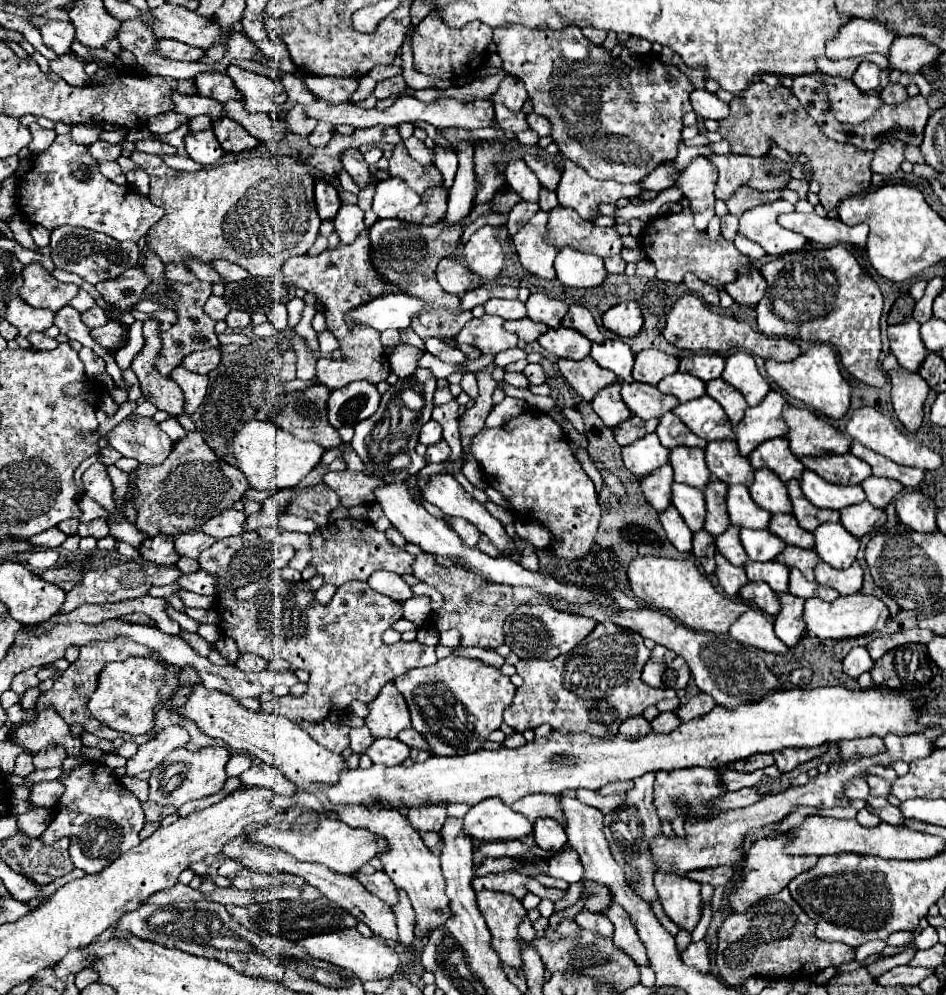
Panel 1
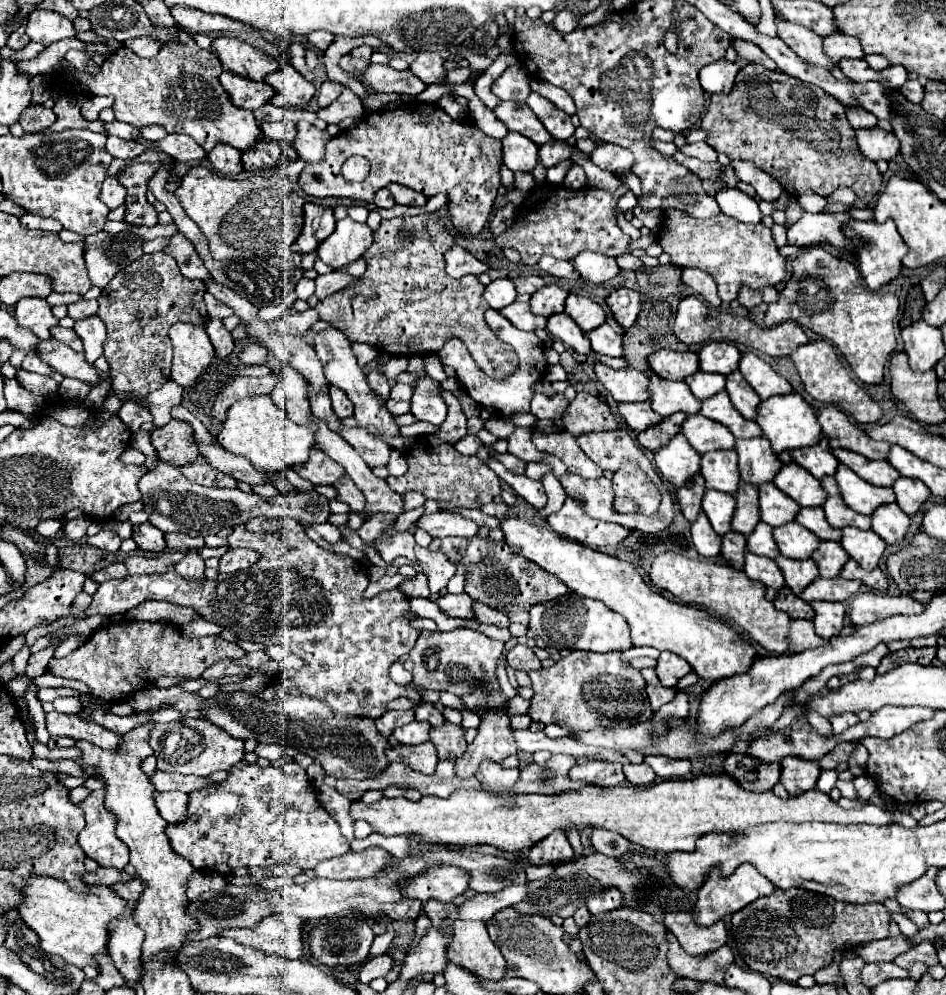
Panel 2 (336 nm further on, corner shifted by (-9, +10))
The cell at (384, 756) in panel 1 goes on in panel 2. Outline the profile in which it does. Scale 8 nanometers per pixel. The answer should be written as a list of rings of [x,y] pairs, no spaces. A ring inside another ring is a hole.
[[[412,721],[404,727],[398,727],[394,731],[394,737],[398,743],[406,743],[406,745],[418,745],[418,743],[426,743],[428,741],[428,731],[430,731],[430,723],[420,723],[420,721]]]

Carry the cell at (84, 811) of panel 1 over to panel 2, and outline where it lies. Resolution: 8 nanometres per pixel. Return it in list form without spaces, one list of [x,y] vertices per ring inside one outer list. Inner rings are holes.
[[[104,789],[92,791],[78,807],[84,811],[86,827],[78,835],[84,853],[102,867],[124,869],[128,863],[128,849],[116,837],[116,815],[104,807]]]

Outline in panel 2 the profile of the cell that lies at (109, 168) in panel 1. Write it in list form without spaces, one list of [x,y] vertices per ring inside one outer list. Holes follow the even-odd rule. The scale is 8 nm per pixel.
[[[118,175],[106,177],[106,181],[102,185],[102,201],[106,201],[106,205],[110,205],[110,209],[116,209],[126,201],[126,187],[118,181]]]

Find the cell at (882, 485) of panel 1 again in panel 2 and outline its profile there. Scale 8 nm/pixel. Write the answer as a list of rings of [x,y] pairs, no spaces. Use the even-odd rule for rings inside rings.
[[[898,477],[896,483],[892,485],[894,493],[896,493],[896,503],[900,505],[900,509],[908,515],[914,515],[920,505],[930,497],[930,491],[926,489],[926,485],[918,479],[908,479],[908,477]]]

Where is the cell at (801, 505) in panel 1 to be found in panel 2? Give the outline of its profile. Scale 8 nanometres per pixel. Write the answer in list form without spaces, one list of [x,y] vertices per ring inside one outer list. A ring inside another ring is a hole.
[[[822,477],[820,483],[822,483],[822,489],[828,493],[822,509],[826,513],[828,523],[834,525],[834,529],[842,529],[842,527],[858,527],[858,529],[864,529],[864,531],[870,529],[870,517],[854,513],[842,501],[842,497],[838,497],[838,485],[836,485],[834,477]]]

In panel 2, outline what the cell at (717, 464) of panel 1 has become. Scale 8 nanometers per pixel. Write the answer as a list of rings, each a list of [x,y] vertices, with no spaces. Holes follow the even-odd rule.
[[[766,437],[736,439],[734,449],[740,457],[740,477],[744,483],[760,485],[772,481],[782,467],[778,457],[772,453],[770,441],[766,441]]]

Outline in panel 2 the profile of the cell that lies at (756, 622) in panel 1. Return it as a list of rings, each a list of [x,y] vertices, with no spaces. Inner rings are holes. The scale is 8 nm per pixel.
[[[806,619],[790,621],[790,631],[788,631],[788,651],[790,653],[800,653],[806,649],[814,649],[818,645],[826,645],[826,641],[814,633],[812,621],[806,621]]]

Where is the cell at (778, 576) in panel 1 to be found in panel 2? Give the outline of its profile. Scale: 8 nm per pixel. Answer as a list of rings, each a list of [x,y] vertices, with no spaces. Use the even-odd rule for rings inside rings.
[[[778,555],[774,563],[782,569],[784,581],[794,595],[800,595],[802,589],[818,577],[818,567],[814,565],[812,559],[788,559]]]

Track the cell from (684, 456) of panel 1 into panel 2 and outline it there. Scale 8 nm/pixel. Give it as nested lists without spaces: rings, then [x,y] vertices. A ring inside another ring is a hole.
[[[710,451],[702,455],[700,473],[706,479],[706,489],[716,489],[734,495],[740,485],[738,477],[738,455],[730,451]]]

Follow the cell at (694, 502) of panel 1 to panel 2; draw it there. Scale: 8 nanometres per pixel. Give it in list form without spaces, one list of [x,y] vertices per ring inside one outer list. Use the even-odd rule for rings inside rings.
[[[706,489],[702,499],[702,509],[708,515],[712,529],[718,535],[730,531],[730,517],[734,513],[734,497],[730,493],[718,493],[714,489]]]

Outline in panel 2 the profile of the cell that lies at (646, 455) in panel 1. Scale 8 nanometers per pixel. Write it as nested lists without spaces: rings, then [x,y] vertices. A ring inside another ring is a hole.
[[[682,433],[674,435],[666,445],[662,445],[654,453],[654,461],[662,477],[674,487],[684,485],[700,471],[700,453],[690,447]]]

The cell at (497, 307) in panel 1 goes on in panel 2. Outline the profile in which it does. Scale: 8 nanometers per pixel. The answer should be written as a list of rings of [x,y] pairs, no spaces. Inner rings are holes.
[[[496,279],[496,281],[492,281],[486,287],[486,291],[484,291],[484,299],[490,303],[492,309],[496,309],[496,311],[504,309],[506,305],[514,303],[514,299],[516,299],[514,283],[510,279]]]

